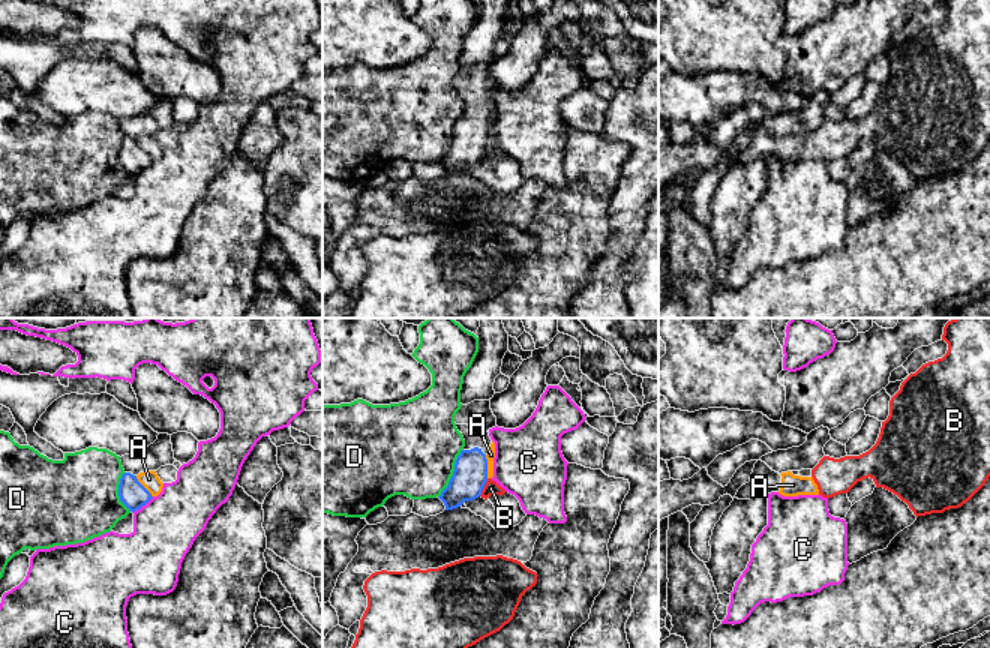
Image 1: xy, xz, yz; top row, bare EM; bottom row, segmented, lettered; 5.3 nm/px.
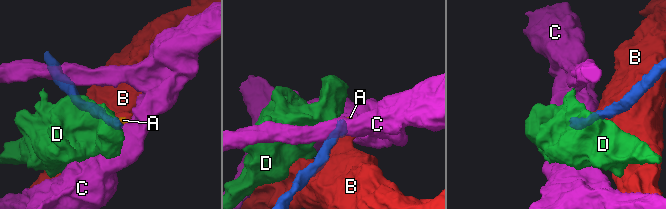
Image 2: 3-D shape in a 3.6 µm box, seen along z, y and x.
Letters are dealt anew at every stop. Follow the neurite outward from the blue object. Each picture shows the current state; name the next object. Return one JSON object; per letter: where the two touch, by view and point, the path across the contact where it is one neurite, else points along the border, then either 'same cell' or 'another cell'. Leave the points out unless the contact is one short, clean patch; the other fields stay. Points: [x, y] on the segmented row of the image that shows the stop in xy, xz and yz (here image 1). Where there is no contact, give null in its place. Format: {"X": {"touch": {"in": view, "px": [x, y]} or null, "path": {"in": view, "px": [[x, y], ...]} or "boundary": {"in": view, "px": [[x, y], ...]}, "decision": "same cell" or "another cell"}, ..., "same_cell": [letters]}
{"A": {"touch": {"in": "xz", "px": [486, 467]}, "boundary": {"in": "xz", "px": [[485, 455], [488, 477]]}, "decision": "another cell"}, "B": {"touch": {"in": "xz", "px": [483, 486]}, "decision": "another cell"}, "C": {"touch": {"in": "xy", "px": [143, 504]}, "boundary": {"in": "xy", "px": [[153, 497], [132, 512]]}, "decision": "another cell"}, "D": {"touch": {"in": "xz", "px": [453, 473]}, "boundary": {"in": "xz", "px": [[462, 449], [449, 485], [438, 497]]}, "decision": "another cell"}, "same_cell": []}

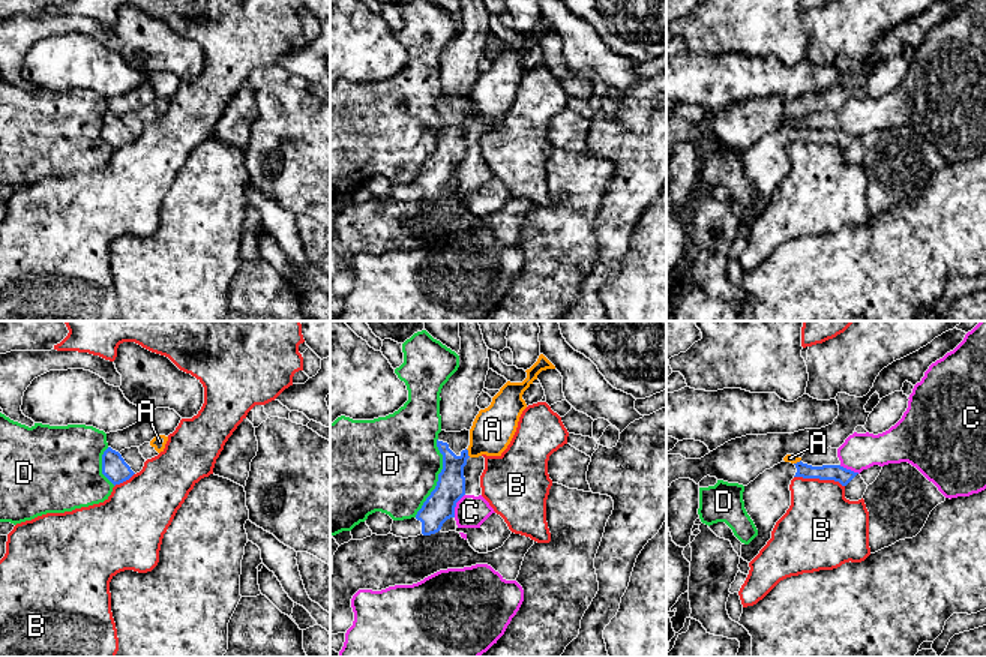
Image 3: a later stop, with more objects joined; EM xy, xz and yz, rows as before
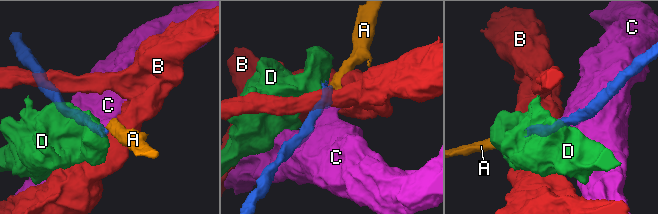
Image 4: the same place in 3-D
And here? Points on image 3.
{"A": {"touch": {"in": "xz", "px": [467, 453]}, "boundary": {"in": "xz", "px": [[465, 449], [470, 456]]}, "decision": "another cell"}, "B": {"touch": {"in": "yz", "px": [820, 479]}, "boundary": {"in": "yz", "px": [[794, 476], [833, 479], [844, 486]]}, "decision": "another cell"}, "C": {"touch": {"in": "xz", "px": [455, 506]}, "decision": "another cell"}, "D": {"touch": {"in": "xz", "px": [438, 477]}, "boundary": {"in": "xz", "px": [[437, 438], [441, 471], [435, 488], [414, 516]]}, "decision": "another cell"}, "same_cell": []}

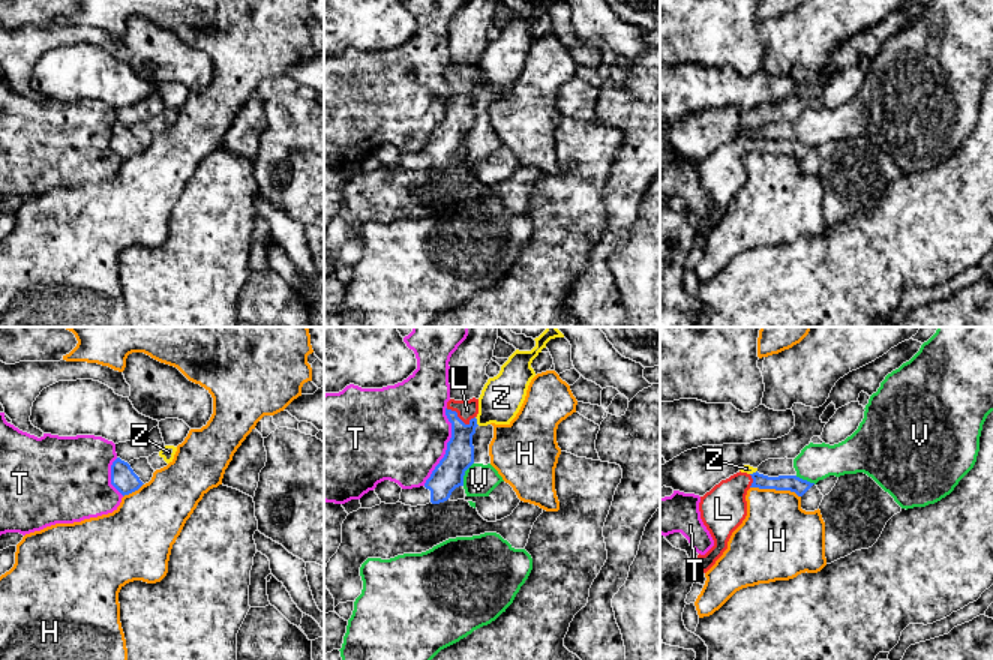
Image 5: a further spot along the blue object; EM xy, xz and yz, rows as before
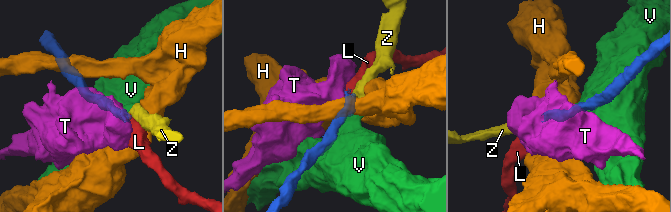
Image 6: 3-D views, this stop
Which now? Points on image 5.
{"H": {"touch": {"in": "yz", "px": [776, 489]}, "boundary": {"in": "yz", "px": [[750, 486], [789, 489], [800, 497]]}, "decision": "another cell"}, "L": {"touch": {"in": "xz", "px": [458, 417]}, "path": {"in": "xz", "px": [[459, 456], [458, 417], [467, 410]]}, "decision": "same cell"}, "T": {"touch": {"in": "xz", "px": [447, 446]}, "boundary": {"in": "xz", "px": [[446, 407], [450, 440], [444, 456], [423, 485]]}, "decision": "another cell"}, "V": {"touch": {"in": "xz", "px": [464, 474]}, "decision": "another cell"}, "Z": {"touch": {"in": "xz", "px": [476, 422]}, "boundary": {"in": "xz", "px": [[474, 417], [479, 425]]}, "decision": "another cell"}, "same_cell": ["L"]}

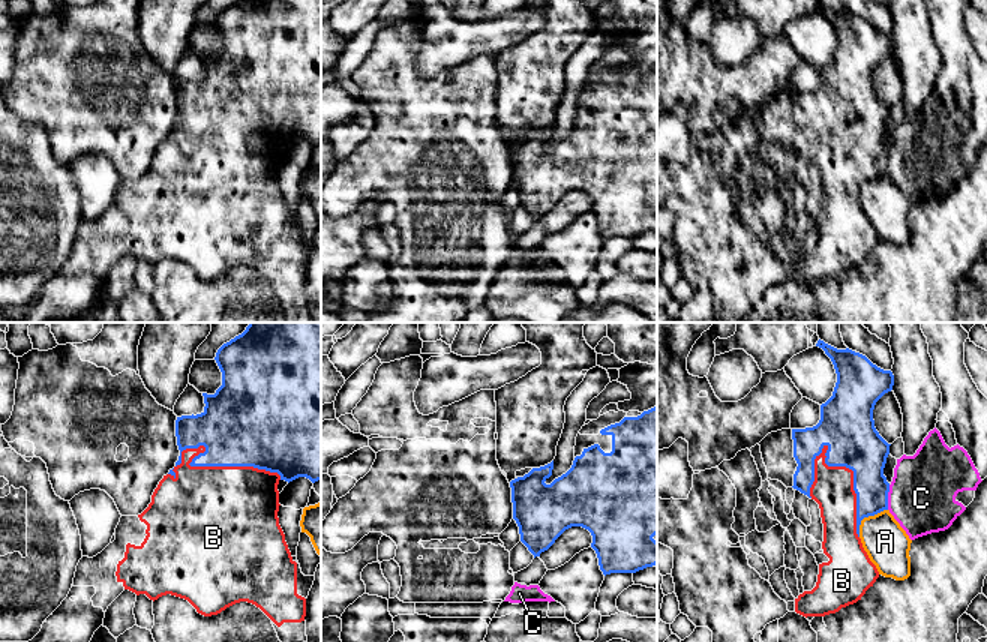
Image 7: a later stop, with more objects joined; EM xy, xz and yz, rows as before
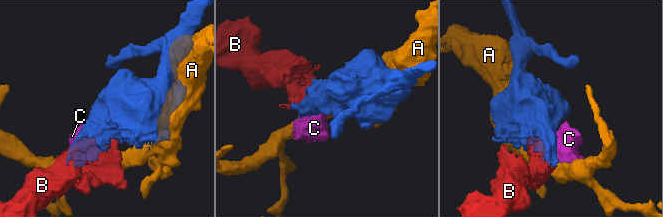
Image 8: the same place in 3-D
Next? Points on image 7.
{"A": {"touch": {"in": "yz", "px": [866, 516]}, "decision": "another cell"}, "B": {"touch": {"in": "xy", "px": [201, 465]}, "decision": "same cell"}, "C": {"touch": {"in": "yz", "px": [887, 497]}, "decision": "another cell"}, "same_cell": ["B"]}

